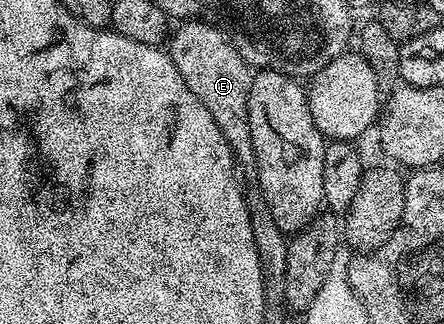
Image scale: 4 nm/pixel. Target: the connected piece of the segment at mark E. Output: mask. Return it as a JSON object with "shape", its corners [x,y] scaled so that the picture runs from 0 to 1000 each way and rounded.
{"shape":[[[426,56],[387,102],[376,136],[376,160],[390,201],[403,216],[412,253],[466,327],[475,364],[507,417],[516,457],[525,466],[532,515],[538,522],[538,556],[547,571],[552,633],[561,651],[565,685],[565,735],[574,747],[574,772],[583,784],[583,821],[592,846],[597,910],[608,929],[631,929],[640,907],[640,861],[646,849],[646,722],[628,710],[619,673],[610,673],[610,648],[601,648],[601,623],[588,608],[583,531],[574,500],[574,463],[565,451],[565,401],[556,364],[556,290],[565,244],[563,201],[534,164],[523,123],[495,83],[453,56]]]}

